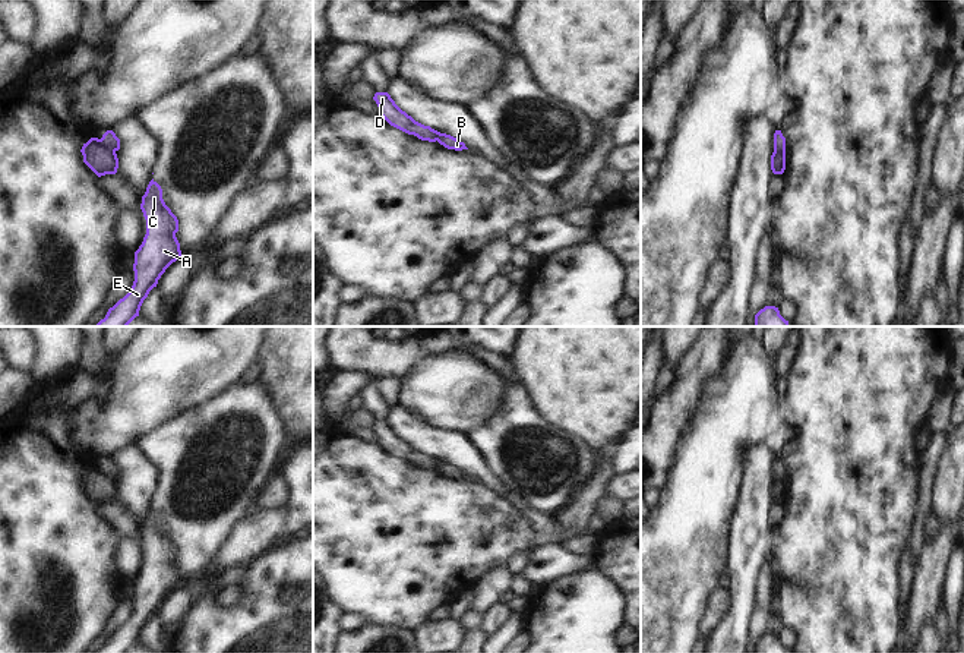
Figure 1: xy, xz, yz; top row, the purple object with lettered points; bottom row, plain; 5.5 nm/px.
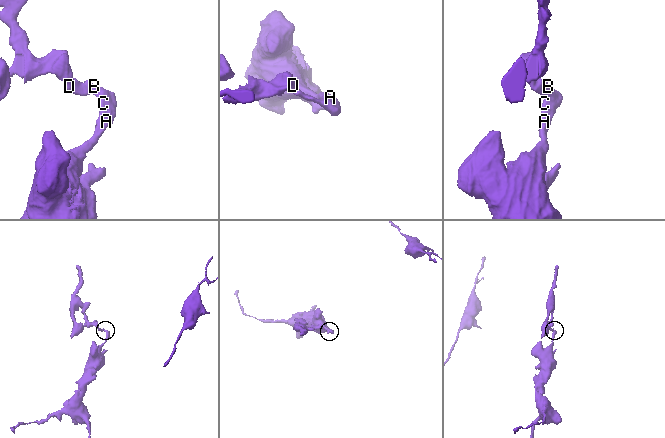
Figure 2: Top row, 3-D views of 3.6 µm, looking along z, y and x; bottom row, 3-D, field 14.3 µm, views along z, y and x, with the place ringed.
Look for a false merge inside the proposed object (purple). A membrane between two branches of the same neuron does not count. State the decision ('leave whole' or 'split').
split

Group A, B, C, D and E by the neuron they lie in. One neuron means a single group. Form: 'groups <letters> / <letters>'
groups A B C E / D

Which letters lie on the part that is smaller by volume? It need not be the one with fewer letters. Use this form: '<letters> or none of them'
D.

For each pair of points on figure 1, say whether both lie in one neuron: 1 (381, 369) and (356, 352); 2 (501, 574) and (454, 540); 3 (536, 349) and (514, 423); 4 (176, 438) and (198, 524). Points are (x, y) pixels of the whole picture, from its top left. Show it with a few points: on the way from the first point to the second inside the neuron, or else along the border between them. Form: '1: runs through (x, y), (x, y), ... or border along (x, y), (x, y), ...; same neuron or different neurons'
1: runs through (375, 363), (362, 352); same neuron
2: border along (508, 564), (495, 567), (483, 576), (474, 596); different neurons
3: border along (517, 374), (534, 406), (543, 415); different neurons
4: runs through (176, 463), (174, 482), (168, 497), (173, 513); same neuron

